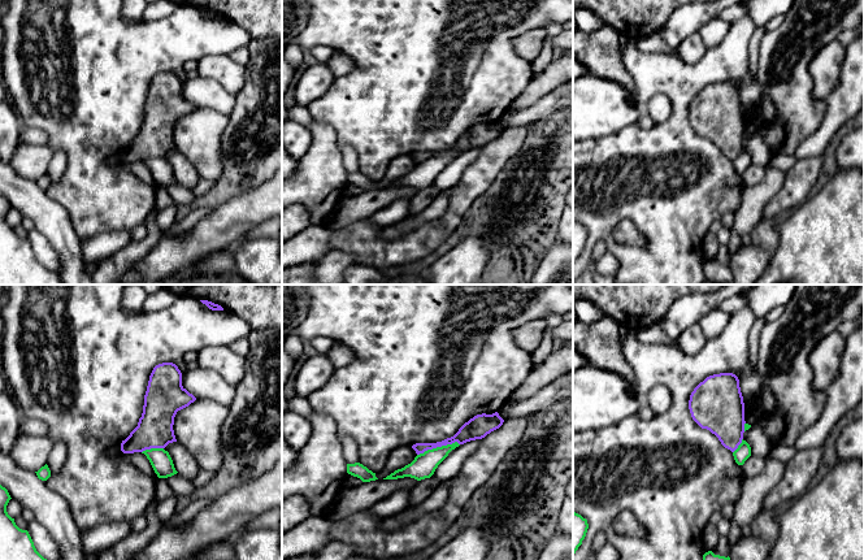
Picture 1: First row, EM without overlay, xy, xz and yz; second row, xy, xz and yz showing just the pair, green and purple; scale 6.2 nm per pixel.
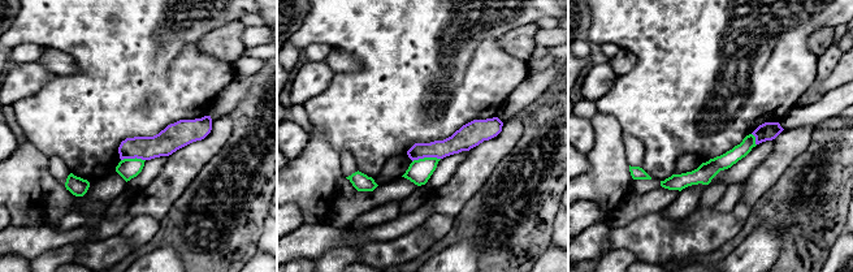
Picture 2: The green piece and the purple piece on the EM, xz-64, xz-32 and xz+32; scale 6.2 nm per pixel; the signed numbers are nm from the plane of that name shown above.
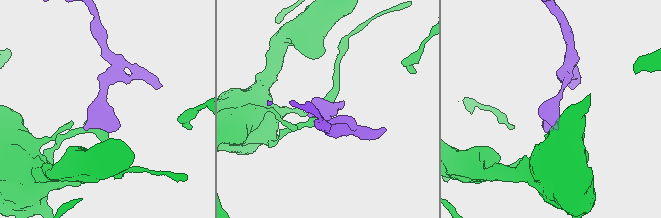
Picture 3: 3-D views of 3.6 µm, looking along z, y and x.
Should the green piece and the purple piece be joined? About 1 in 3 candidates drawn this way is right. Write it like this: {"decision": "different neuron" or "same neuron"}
{"decision": "different neuron"}

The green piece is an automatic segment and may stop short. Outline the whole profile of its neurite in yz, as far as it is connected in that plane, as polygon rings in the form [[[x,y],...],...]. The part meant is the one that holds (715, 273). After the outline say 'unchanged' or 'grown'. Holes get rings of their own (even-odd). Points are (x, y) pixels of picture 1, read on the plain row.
[[[708,260],[703,264],[703,272],[705,281],[716,285],[734,285],[733,273],[729,265],[725,266]]]; unchanged

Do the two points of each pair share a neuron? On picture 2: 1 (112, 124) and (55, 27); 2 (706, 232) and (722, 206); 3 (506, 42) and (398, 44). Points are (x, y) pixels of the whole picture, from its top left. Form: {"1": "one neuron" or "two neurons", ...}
{"1": "one neuron", "2": "two neurons", "3": "two neurons"}

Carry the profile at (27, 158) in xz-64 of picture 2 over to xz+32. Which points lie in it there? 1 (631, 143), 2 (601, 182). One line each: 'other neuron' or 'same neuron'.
1: other neuron
2: same neuron

